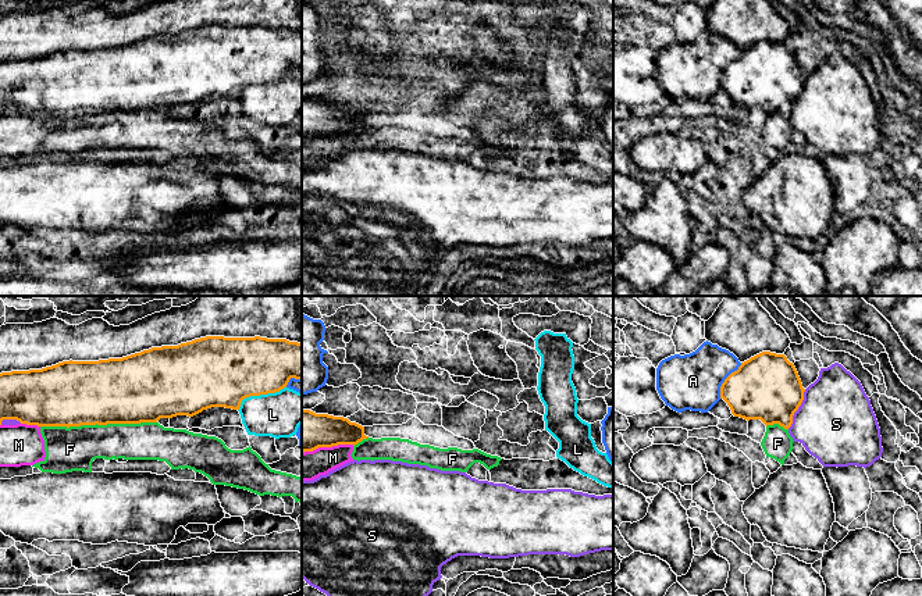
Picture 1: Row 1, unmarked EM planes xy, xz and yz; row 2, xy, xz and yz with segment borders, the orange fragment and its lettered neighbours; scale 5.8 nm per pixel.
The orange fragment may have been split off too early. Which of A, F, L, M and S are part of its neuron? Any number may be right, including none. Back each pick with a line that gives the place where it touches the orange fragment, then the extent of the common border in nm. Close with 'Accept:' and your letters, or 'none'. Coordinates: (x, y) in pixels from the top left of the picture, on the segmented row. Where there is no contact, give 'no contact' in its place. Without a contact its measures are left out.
Accept: none

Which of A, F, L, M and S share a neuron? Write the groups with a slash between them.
A / F M / L / S

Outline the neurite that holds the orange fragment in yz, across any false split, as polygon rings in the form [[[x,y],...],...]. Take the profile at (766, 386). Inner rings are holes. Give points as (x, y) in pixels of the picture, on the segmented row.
[[[762,351],[741,363],[737,371],[731,372],[720,386],[723,399],[734,417],[761,420],[766,427],[779,424],[788,429],[793,415],[804,400],[801,379],[793,363],[784,354]]]

